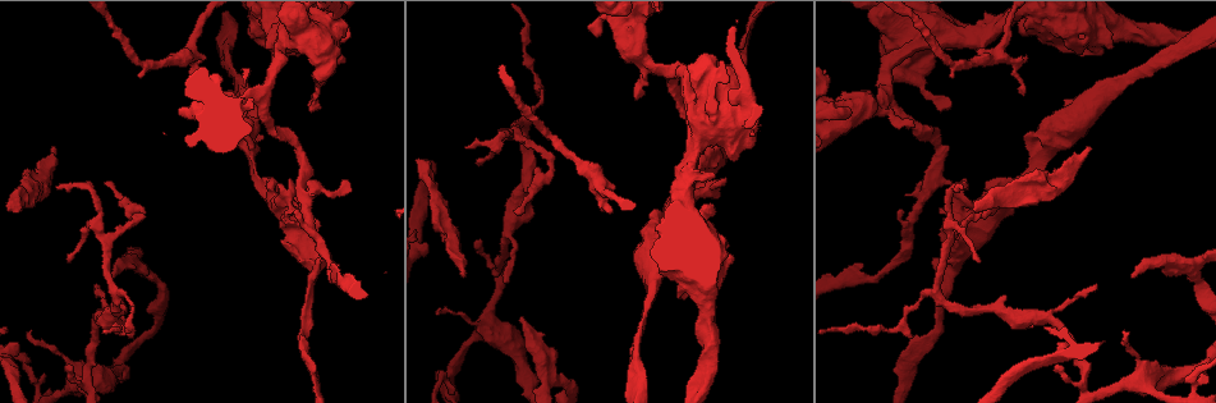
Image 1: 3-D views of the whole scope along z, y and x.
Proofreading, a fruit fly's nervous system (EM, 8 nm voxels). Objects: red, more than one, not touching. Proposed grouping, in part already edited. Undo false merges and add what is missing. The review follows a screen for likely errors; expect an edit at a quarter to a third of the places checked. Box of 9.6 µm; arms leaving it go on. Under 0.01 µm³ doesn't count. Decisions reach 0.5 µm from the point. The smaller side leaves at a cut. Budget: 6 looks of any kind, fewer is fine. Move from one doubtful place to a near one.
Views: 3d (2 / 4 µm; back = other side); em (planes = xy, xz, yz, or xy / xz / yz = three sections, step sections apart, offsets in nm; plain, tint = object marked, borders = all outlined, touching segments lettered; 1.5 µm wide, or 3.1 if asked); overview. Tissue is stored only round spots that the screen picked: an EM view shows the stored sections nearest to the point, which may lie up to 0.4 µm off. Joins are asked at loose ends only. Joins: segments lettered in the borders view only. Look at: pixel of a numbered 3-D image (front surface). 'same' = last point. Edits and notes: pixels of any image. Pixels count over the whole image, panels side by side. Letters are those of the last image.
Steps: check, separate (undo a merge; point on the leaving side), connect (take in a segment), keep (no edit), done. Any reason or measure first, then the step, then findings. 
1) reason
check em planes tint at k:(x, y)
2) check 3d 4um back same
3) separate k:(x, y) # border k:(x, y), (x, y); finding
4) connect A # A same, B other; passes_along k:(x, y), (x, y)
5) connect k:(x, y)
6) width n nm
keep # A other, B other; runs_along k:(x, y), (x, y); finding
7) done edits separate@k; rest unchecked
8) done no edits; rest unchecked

sharp bend
check 3d 4um at 1:(89, 390)

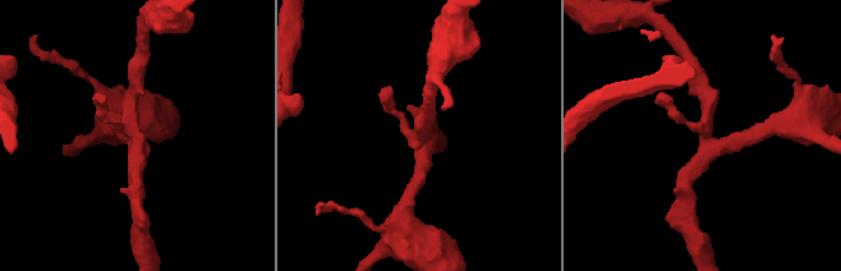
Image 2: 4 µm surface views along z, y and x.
shape alone is not enough
check em planes borders at 2:(708, 134)

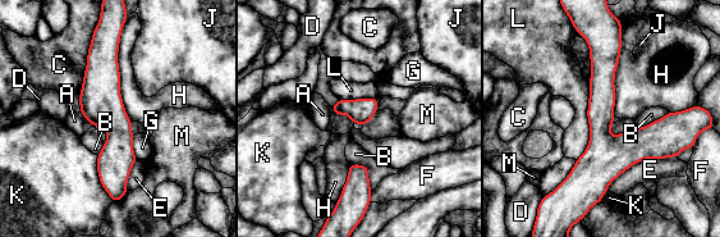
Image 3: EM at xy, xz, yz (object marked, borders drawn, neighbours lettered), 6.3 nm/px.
keep # A other, B other, C other, D other, E other, F other, G other, H other, J other, K other, L other, M other; runs_along 3:(109, 44), (115, 197); one neuron here

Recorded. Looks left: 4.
an open end
check 3d 4um at 1:(98, 289)

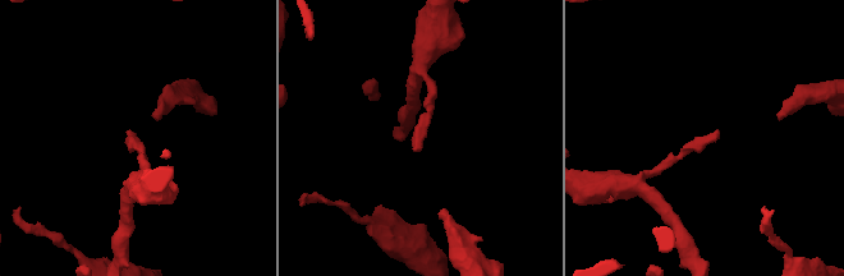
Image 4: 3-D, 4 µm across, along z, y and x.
need the tissue
check em planes plain at 4:(415, 150)

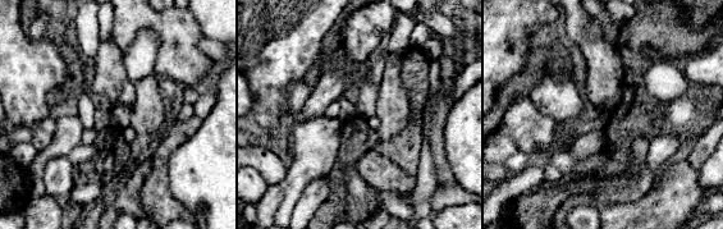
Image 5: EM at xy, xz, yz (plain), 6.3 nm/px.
check em planes borders same

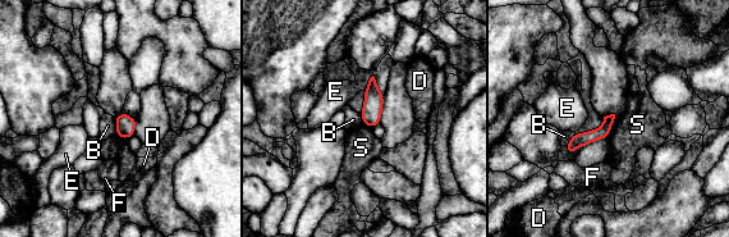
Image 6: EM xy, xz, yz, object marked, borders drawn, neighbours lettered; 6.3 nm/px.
longest_contact S 160 nm
keep # B other, D other, E other, F other, S other; border 6:(615, 114), (606, 137); none of them fits

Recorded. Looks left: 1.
done no edits; rest unchecked

